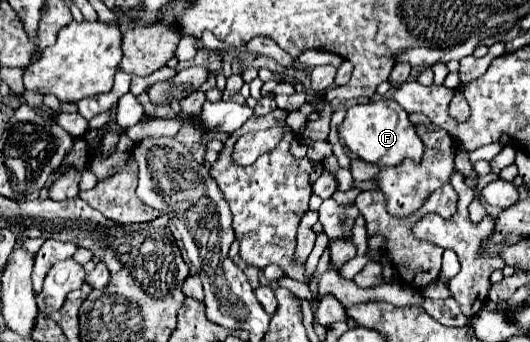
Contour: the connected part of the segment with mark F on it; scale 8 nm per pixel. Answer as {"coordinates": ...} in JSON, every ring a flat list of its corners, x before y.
{"coordinates":[[393,99,367,101,349,107,343,123,337,127,337,133,351,153,377,167,393,167,405,159,421,161,423,157,423,143,415,133,415,125,409,121,405,109,401,109]]}

